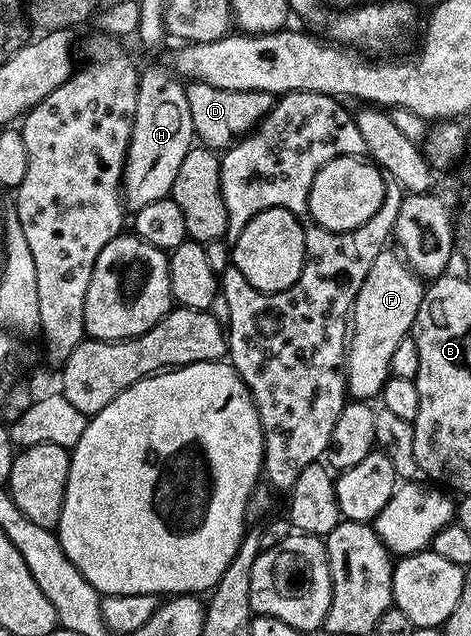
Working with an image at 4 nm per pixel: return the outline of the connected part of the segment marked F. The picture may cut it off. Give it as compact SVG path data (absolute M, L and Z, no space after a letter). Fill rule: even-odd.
M386 249L375 257L375 265L367 273L351 308L351 334L347 339L345 385L357 401L380 396L385 382L391 378L391 356L399 341L410 338L415 313L425 296L422 280L396 250Z

